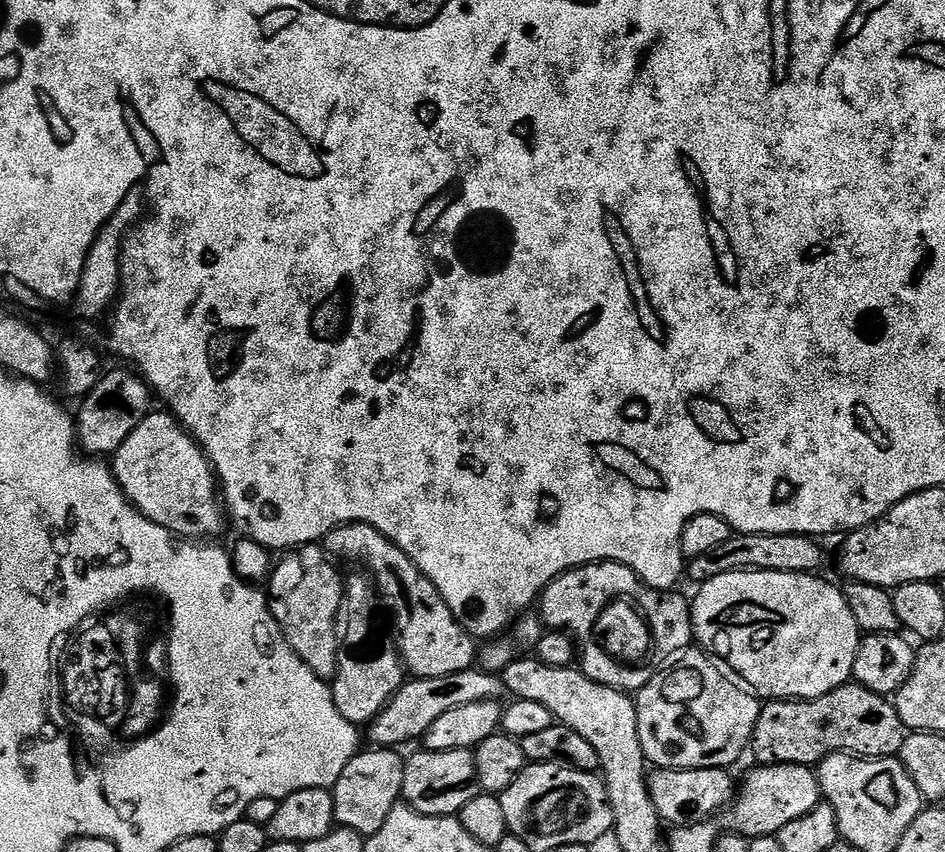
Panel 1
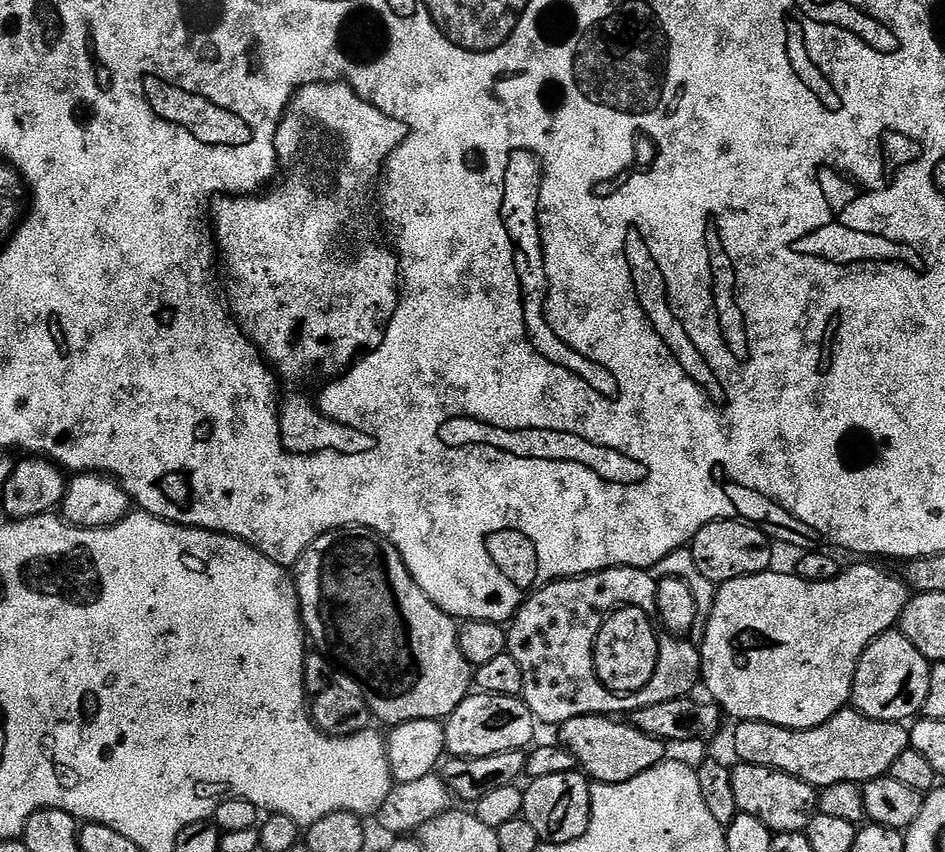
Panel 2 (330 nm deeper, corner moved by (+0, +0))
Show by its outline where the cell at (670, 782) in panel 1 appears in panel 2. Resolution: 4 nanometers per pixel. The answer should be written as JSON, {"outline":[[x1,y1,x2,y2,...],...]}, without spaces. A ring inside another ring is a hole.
{"outline":[[737,763,732,768,734,798,738,798,740,812,764,823,773,834,804,832,818,812,818,792,805,780,794,778,773,768]]}

